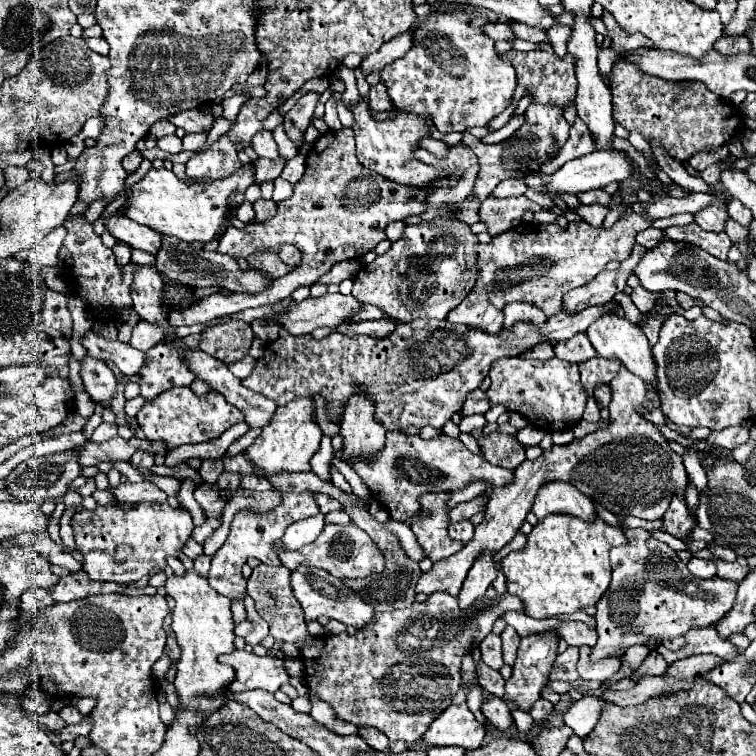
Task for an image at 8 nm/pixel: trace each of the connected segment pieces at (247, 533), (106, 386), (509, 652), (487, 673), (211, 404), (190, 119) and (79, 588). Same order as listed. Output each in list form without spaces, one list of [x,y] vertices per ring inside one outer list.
[[[314,491],[282,493],[282,499],[284,499],[282,505],[278,505],[266,515],[254,515],[248,511],[240,511],[234,515],[232,525],[230,525],[230,535],[224,541],[224,545],[214,553],[214,561],[208,573],[208,583],[212,589],[216,589],[218,593],[226,597],[240,599],[242,593],[246,591],[246,579],[242,577],[242,565],[246,563],[246,559],[256,557],[256,559],[262,559],[262,563],[266,565],[278,565],[280,559],[278,559],[278,553],[274,551],[274,541],[278,541],[284,535],[290,523],[320,513],[318,503],[314,503]]]
[[[86,357],[80,375],[90,397],[96,403],[100,403],[104,409],[112,409],[112,397],[116,393],[116,377],[108,369],[108,365],[100,359]]]
[[[506,627],[506,631],[500,637],[504,643],[504,663],[512,665],[516,661],[516,653],[520,647],[520,635],[516,631],[512,631],[512,627]]]
[[[480,663],[478,665],[478,679],[480,679],[480,685],[484,689],[488,689],[492,695],[504,697],[504,677],[500,675],[500,671],[494,671],[488,665]]]
[[[172,387],[160,393],[156,399],[146,403],[136,415],[140,429],[150,441],[168,441],[168,449],[174,449],[184,443],[202,443],[220,437],[228,427],[244,421],[244,415],[232,407],[224,395],[208,391],[206,395],[196,395],[190,387]]]
[[[190,109],[190,111],[180,111],[172,117],[168,117],[176,127],[182,127],[188,133],[202,133],[210,131],[214,125],[214,117],[210,113],[204,113],[200,109]]]
[[[78,571],[78,573],[70,573],[66,577],[62,577],[52,593],[54,593],[54,599],[56,601],[72,601],[72,599],[78,599],[78,597],[86,597],[86,595],[92,595],[94,591],[96,593],[112,593],[112,591],[118,591],[122,593],[126,589],[126,585],[114,585],[114,583],[94,583],[92,579],[88,579],[88,575],[84,575],[84,571]]]

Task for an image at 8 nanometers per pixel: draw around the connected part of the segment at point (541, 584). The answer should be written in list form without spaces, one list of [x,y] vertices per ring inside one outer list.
[[[550,515],[532,529],[532,533],[528,535],[528,545],[524,549],[508,553],[502,559],[500,567],[508,579],[508,593],[518,595],[520,601],[524,603],[524,613],[534,619],[550,619],[580,609],[590,609],[600,601],[600,597],[606,593],[610,585],[610,561],[608,561],[610,547],[624,543],[626,535],[622,533],[622,529],[610,527],[602,519],[588,523],[570,515]]]

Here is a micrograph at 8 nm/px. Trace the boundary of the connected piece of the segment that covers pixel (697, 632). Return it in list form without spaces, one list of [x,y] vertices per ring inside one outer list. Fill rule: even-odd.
[[[712,625],[712,627],[700,627],[700,629],[692,629],[688,631],[686,635],[686,647],[682,651],[668,651],[668,649],[658,649],[664,659],[670,663],[674,659],[682,659],[682,657],[692,657],[696,653],[712,653],[712,655],[718,655],[722,657],[724,661],[734,661],[736,655],[740,653],[736,649],[736,645],[732,645],[728,639],[722,639],[718,635],[718,629]]]

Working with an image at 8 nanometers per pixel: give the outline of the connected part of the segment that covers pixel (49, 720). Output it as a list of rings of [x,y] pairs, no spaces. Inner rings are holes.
[[[48,711],[48,713],[44,713],[42,717],[36,717],[36,715],[32,715],[40,725],[46,725],[50,731],[60,731],[62,727],[66,727],[64,725],[64,721],[62,721],[62,717],[58,715],[58,713],[54,713],[54,711]]]

